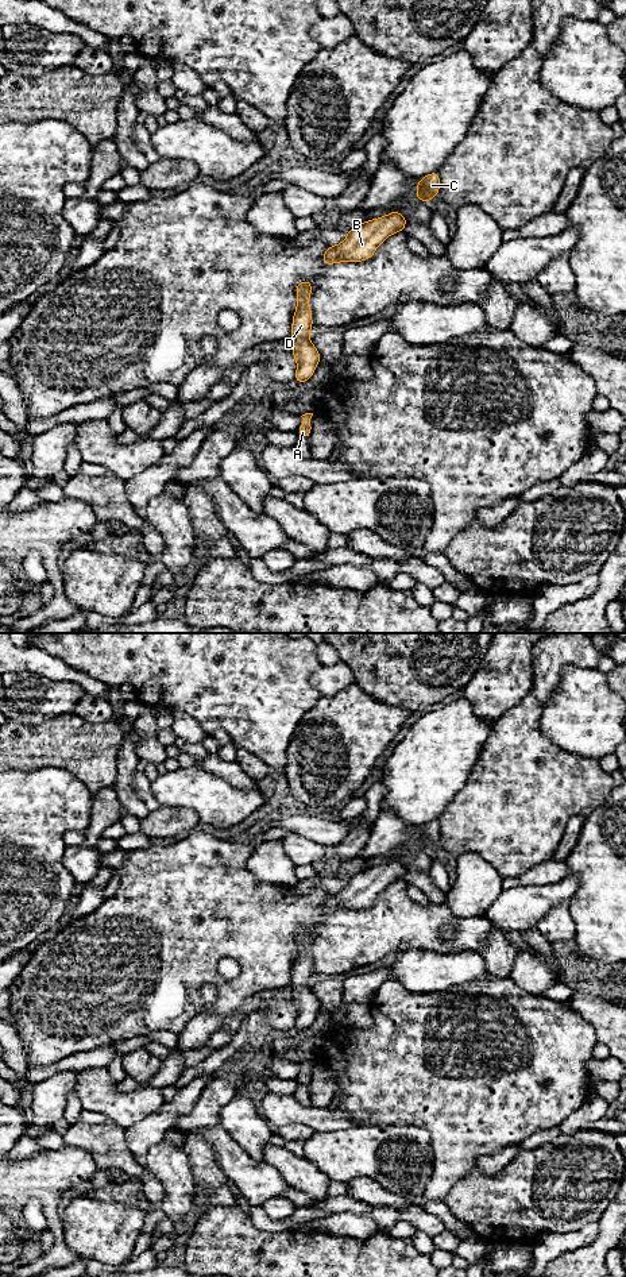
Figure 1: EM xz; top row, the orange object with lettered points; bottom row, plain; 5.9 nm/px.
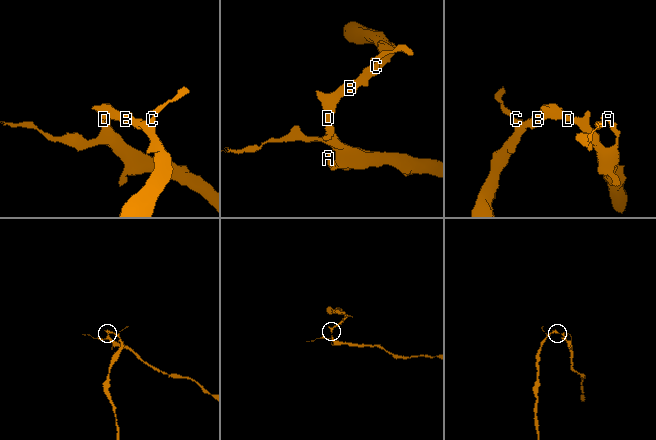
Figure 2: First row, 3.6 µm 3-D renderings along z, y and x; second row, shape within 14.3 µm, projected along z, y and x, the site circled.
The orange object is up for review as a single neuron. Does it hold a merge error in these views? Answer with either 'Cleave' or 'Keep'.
Keep

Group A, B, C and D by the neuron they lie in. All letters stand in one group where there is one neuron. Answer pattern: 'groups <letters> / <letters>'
groups A B C D

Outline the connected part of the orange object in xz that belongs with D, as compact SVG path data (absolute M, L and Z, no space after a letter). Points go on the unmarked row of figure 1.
M309 927L302 929L295 935L298 952L293 964L293 973L290 985L293 987L293 1003L297 1008L297 1019L294 1027L298 1031L309 1029L321 1008L320 1000L308 985L312 975L312 957L308 953L308 948L312 944L312 930Z

